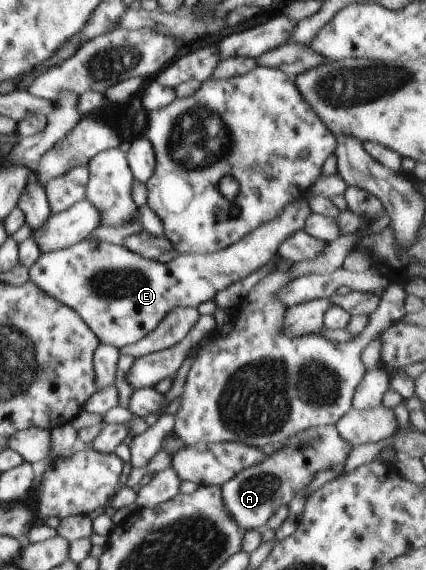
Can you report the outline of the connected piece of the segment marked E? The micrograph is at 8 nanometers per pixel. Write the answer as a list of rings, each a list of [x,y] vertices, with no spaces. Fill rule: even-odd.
[[[338,173],[329,177],[321,175],[303,197],[288,204],[277,218],[258,226],[239,242],[214,253],[177,255],[163,264],[156,259],[143,258],[125,245],[84,238],[73,246],[41,253],[28,270],[29,280],[51,298],[77,312],[100,343],[120,349],[153,332],[175,307],[197,308],[202,302],[214,300],[217,292],[233,282],[243,280],[265,266],[274,258],[279,244],[304,227],[306,218],[312,213],[309,200],[313,195],[331,198],[344,194],[347,187]]]

